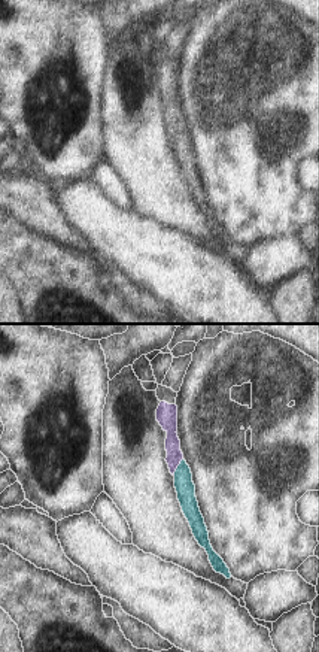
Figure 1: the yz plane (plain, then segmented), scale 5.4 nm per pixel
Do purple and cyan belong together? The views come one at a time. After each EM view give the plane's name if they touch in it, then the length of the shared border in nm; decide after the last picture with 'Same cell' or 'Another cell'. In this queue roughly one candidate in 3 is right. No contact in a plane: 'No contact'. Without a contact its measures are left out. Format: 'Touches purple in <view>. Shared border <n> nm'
Touches purple in yz. Shared border 110 nm.

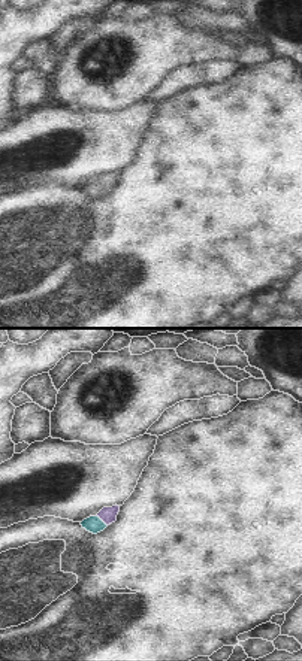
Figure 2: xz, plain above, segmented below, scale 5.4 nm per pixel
Touches purple in xz. Shared border 90 nm.

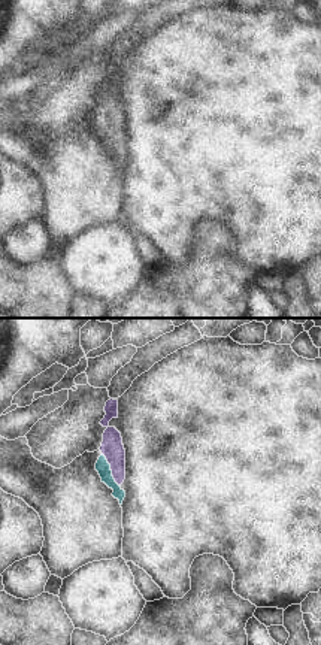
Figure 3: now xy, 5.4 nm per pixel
Touches purple in xy. Shared border 200 nm.

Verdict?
Same cell.

